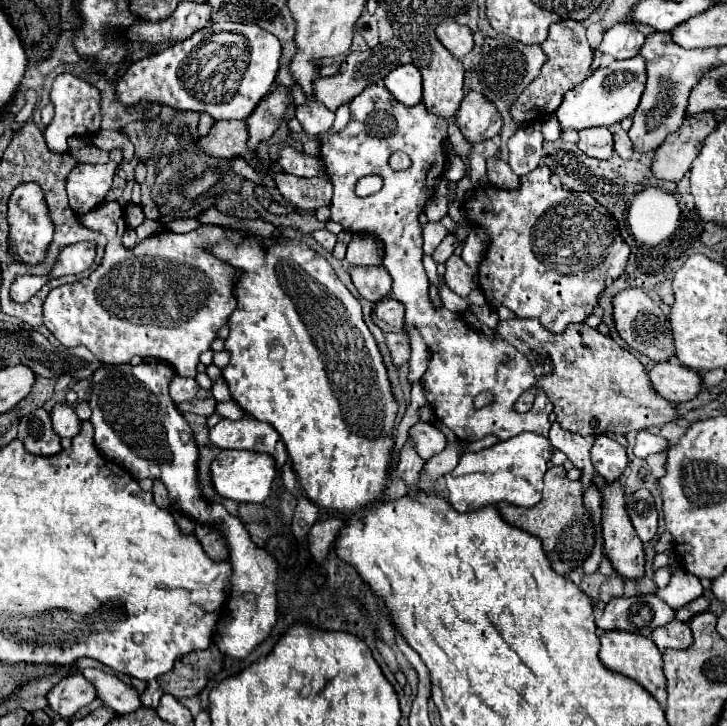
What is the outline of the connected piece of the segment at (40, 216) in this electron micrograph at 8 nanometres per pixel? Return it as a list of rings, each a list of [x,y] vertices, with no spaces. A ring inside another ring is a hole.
[[[22,183],[22,187],[16,187],[10,201],[8,201],[8,223],[10,223],[10,253],[16,261],[36,265],[44,259],[48,245],[54,235],[54,227],[48,219],[48,209],[44,207],[44,195],[40,193],[40,187],[36,183]]]

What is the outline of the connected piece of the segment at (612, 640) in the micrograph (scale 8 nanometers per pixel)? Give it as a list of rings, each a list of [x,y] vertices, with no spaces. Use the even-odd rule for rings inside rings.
[[[608,631],[608,633],[600,633],[600,661],[616,671],[622,673],[630,679],[634,679],[636,683],[640,683],[662,707],[666,705],[666,679],[662,673],[662,653],[660,649],[652,643],[652,639],[640,635],[640,633],[628,633],[628,631]]]

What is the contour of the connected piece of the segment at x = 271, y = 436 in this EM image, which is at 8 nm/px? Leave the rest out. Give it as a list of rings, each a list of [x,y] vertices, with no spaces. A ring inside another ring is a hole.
[[[244,417],[240,421],[230,421],[230,419],[218,421],[218,425],[210,429],[210,441],[220,449],[244,449],[244,451],[272,455],[278,471],[288,459],[286,447],[276,429],[252,417]]]

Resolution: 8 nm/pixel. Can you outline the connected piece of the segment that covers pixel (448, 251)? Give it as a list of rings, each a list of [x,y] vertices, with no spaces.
[[[448,235],[438,247],[436,247],[436,251],[432,253],[432,259],[436,261],[436,263],[444,263],[452,253],[454,253],[454,249],[458,247],[460,243],[456,243],[456,237],[454,235]]]

